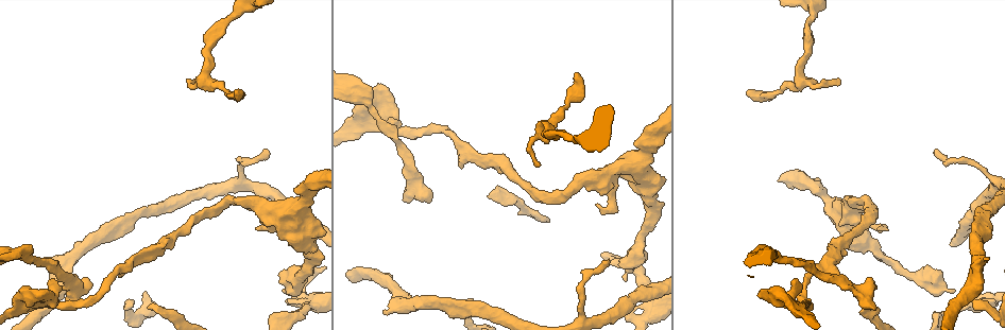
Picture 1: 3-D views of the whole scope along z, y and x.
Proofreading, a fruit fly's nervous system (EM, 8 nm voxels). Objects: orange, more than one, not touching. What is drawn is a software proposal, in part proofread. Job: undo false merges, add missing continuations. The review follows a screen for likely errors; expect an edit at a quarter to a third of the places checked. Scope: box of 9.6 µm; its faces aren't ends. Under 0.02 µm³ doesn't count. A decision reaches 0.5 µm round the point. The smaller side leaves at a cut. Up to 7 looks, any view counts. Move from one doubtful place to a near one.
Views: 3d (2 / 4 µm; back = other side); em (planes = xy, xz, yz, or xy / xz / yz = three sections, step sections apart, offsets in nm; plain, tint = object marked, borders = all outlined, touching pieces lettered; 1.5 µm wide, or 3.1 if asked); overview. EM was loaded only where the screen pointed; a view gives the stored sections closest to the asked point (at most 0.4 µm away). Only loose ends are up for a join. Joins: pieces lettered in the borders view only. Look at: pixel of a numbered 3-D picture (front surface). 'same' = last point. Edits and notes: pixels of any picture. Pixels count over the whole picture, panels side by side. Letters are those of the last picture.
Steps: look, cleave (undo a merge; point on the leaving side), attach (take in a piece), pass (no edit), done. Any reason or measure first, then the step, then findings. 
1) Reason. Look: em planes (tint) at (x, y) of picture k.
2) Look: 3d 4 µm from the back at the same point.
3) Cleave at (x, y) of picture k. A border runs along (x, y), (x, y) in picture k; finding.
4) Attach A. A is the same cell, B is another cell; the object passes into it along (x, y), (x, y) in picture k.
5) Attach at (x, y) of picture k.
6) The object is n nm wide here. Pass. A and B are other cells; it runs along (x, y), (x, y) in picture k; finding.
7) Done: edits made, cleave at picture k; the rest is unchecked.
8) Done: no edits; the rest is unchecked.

Look: 3d 2 µm at (461, 169) of picture 1.

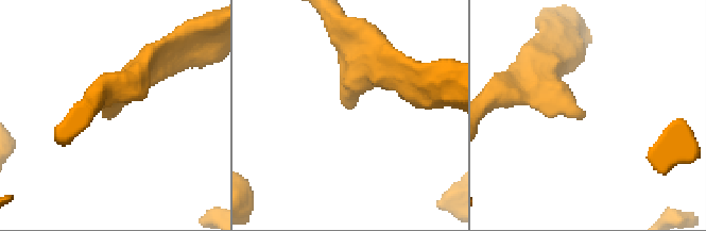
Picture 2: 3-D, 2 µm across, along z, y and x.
Now the EM. Look: em planes (borders) at (351, 106) of picture 2.

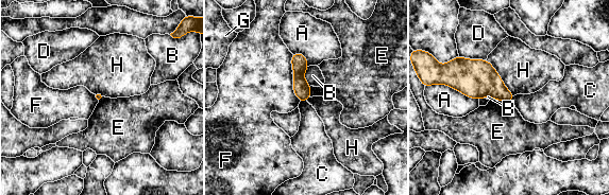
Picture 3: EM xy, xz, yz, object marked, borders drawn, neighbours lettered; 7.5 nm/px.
Pass. A, B, C, D, E, F, G and H are other cells; a border runs along (492, 98), (511, 102) in picture 3; no lettered piece goes on from it.

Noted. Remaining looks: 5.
Thick end. Look: em planes (borders) at (384, 313) of picture 1.

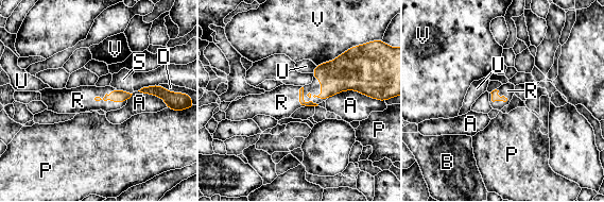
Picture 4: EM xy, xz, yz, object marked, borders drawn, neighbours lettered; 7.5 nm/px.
Attach R. R is the same cell, A, B, D, P, S, U and V are other cells; the object passes into it along (118, 96), (110, 100), (78, 100) in picture 4; it goes on there.

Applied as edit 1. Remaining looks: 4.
Branch stops here. Look: em xy step 4 (tint) at (874, 309) of picture 1.

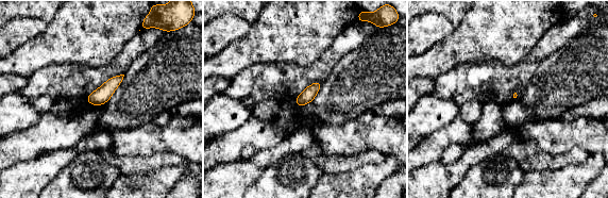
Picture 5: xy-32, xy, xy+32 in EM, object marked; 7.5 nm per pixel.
Cut it another way. Look: em planes (tint) at the same point.

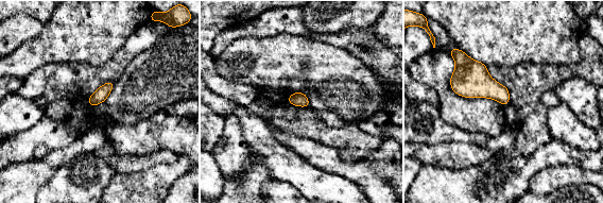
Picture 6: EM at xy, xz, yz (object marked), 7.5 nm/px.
See the neighbours. Look: em planes (borders) at the same point.

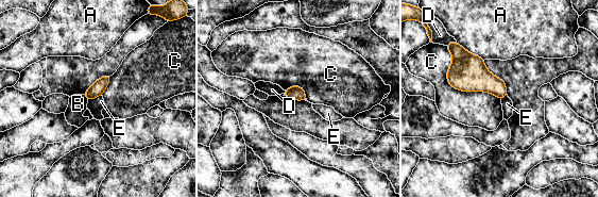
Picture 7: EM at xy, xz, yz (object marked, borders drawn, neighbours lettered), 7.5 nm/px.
The longest contact is with C, 600 nm. Pass. A, B, C, D and E are other cells; a border runs along (101, 95), (88, 100) in picture 7; no lettered piece goes on from it.

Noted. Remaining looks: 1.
Done: edits made, attach at picture 4; the rest is unchecked.

